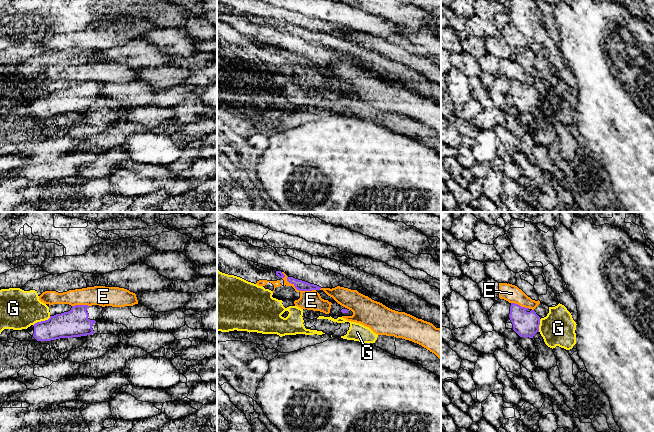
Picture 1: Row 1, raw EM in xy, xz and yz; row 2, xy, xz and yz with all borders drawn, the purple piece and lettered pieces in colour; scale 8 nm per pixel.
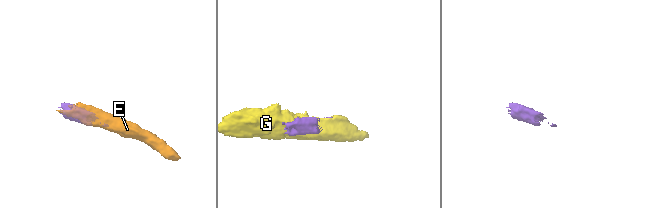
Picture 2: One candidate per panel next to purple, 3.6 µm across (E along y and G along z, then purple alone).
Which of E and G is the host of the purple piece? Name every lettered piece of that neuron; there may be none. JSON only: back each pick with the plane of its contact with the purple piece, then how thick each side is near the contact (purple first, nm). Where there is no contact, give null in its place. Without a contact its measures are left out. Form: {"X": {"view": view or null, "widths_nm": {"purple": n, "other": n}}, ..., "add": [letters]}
{"add": []}

